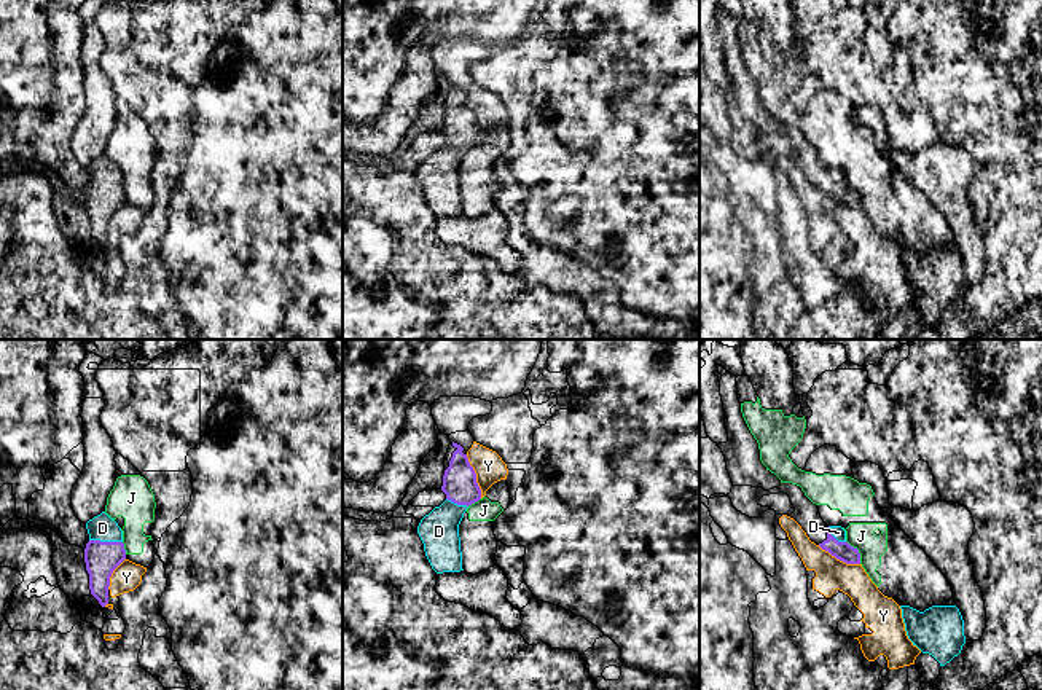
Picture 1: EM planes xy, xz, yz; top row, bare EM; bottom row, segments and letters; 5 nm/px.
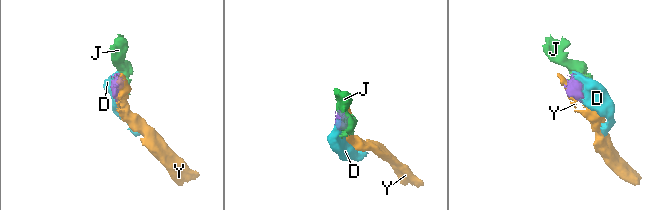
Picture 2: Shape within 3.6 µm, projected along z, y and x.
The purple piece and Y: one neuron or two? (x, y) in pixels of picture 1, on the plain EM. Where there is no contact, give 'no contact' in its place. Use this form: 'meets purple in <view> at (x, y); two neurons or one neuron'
meets purple in xz at (475, 120); two neurons

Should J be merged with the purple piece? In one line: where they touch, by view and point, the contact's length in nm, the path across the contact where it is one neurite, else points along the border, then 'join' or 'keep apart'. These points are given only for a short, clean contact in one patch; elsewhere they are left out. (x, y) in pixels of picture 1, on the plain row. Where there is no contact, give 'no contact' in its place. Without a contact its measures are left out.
meets purple in yz at (857, 195); contact 140 nm long; border along yz (846, 184), (857, 193), (861, 206); keep apart

